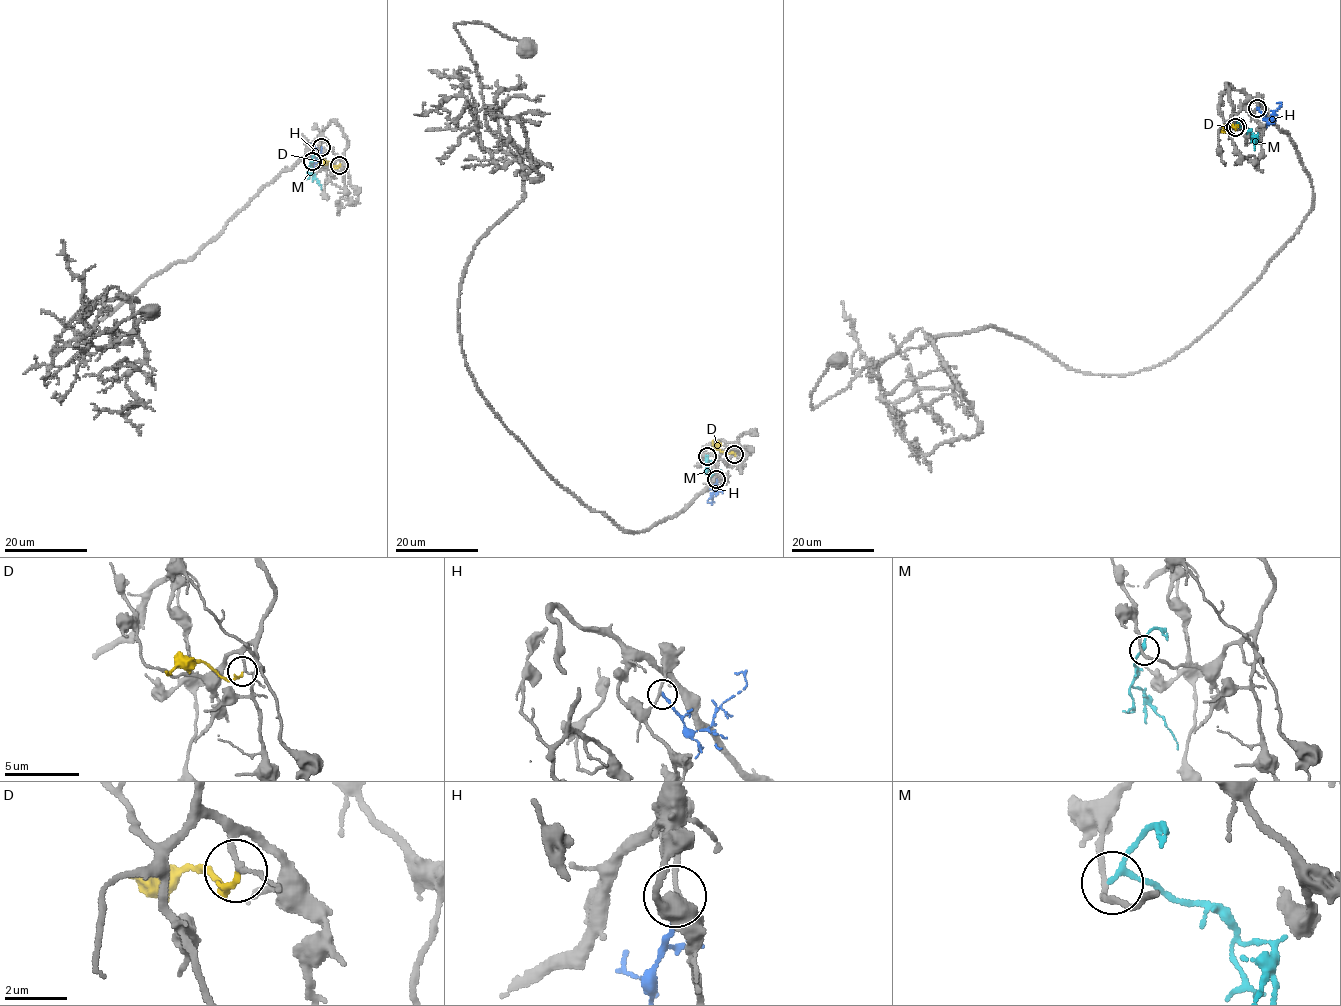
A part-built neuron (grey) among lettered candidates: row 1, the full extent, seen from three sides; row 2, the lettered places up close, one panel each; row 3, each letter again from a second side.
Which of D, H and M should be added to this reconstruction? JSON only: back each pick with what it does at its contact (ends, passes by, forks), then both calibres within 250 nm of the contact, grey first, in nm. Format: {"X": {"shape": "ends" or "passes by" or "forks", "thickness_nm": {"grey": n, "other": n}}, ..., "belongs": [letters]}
{"D": {"shape": "ends", "thickness_nm": {"grey": 140, "other": 180}}, "belongs": ["D"]}

